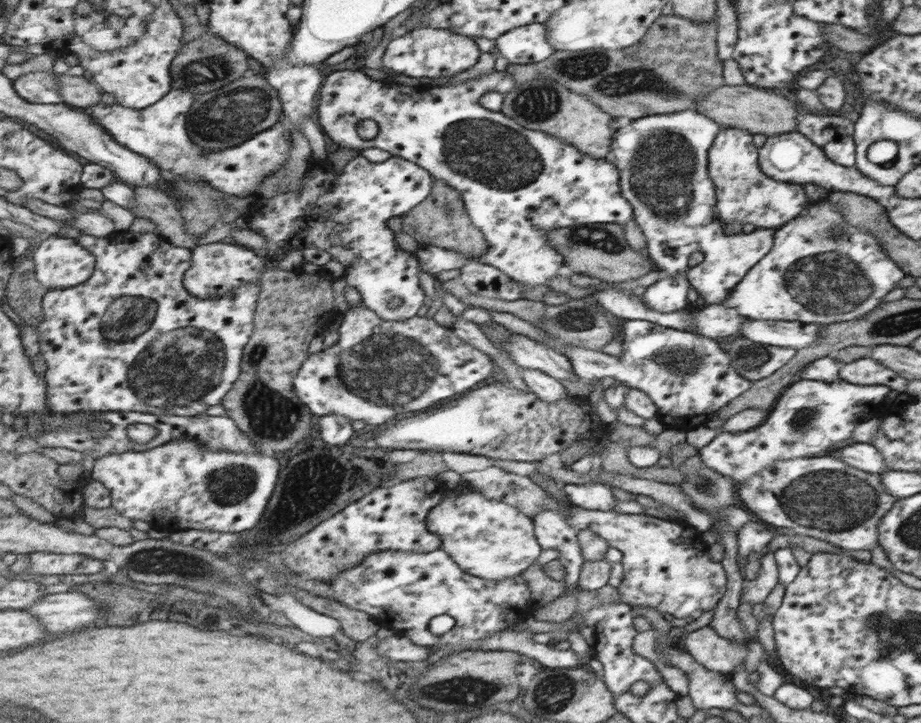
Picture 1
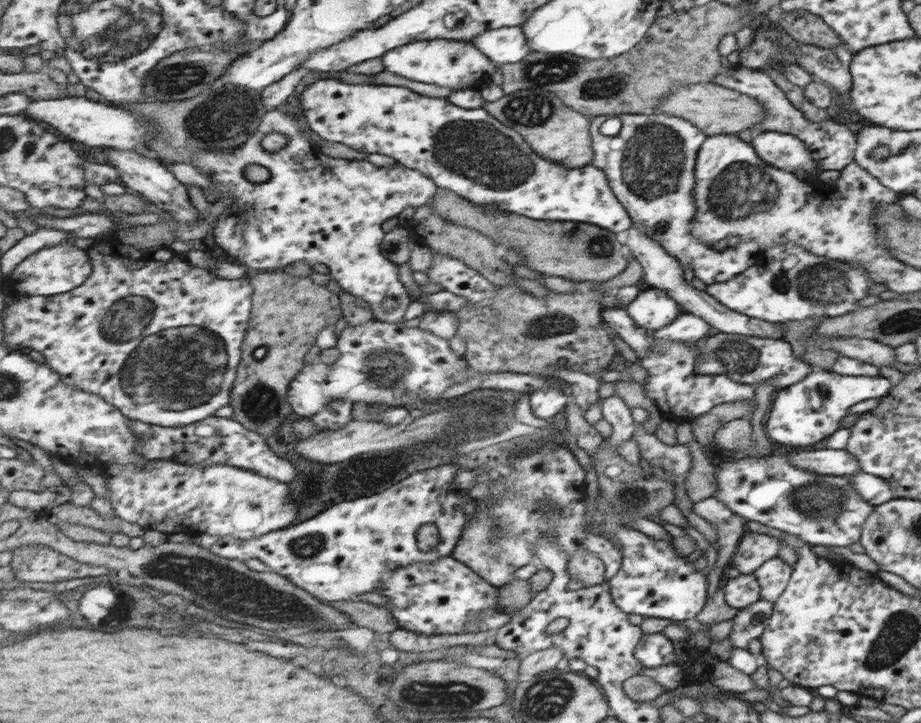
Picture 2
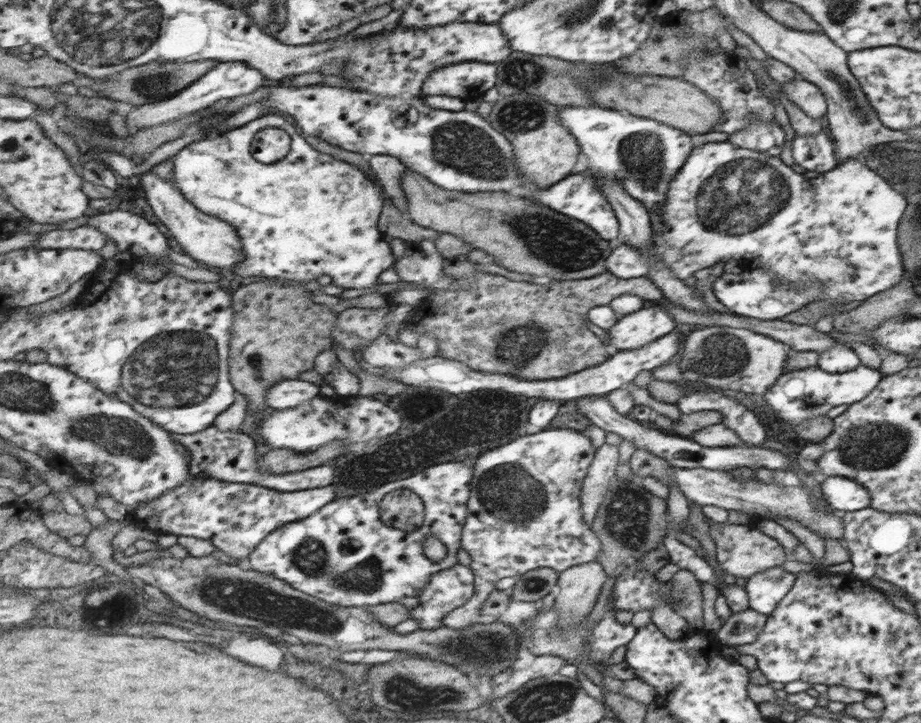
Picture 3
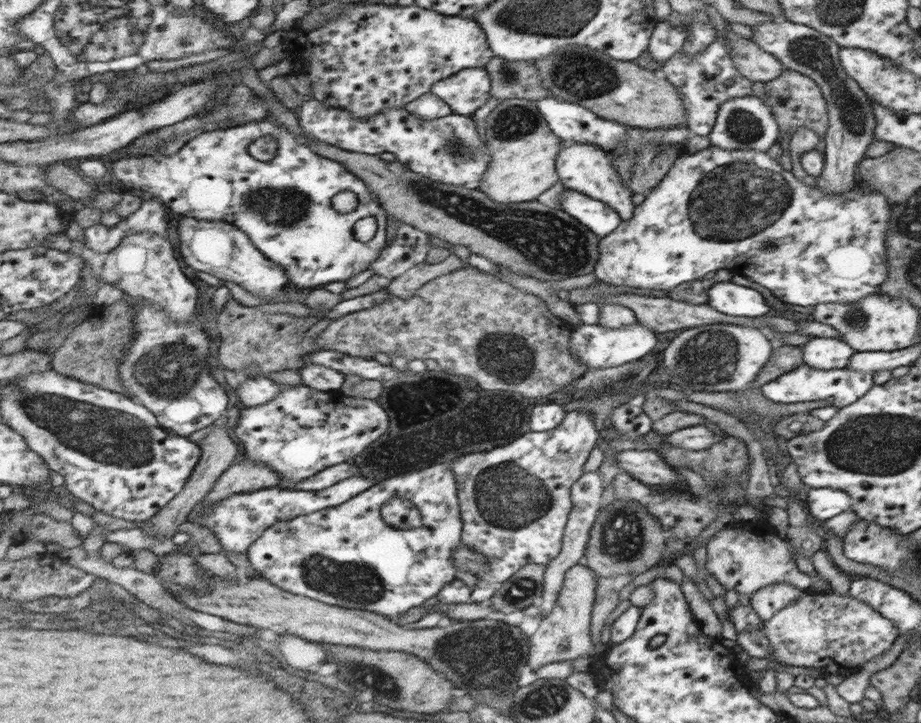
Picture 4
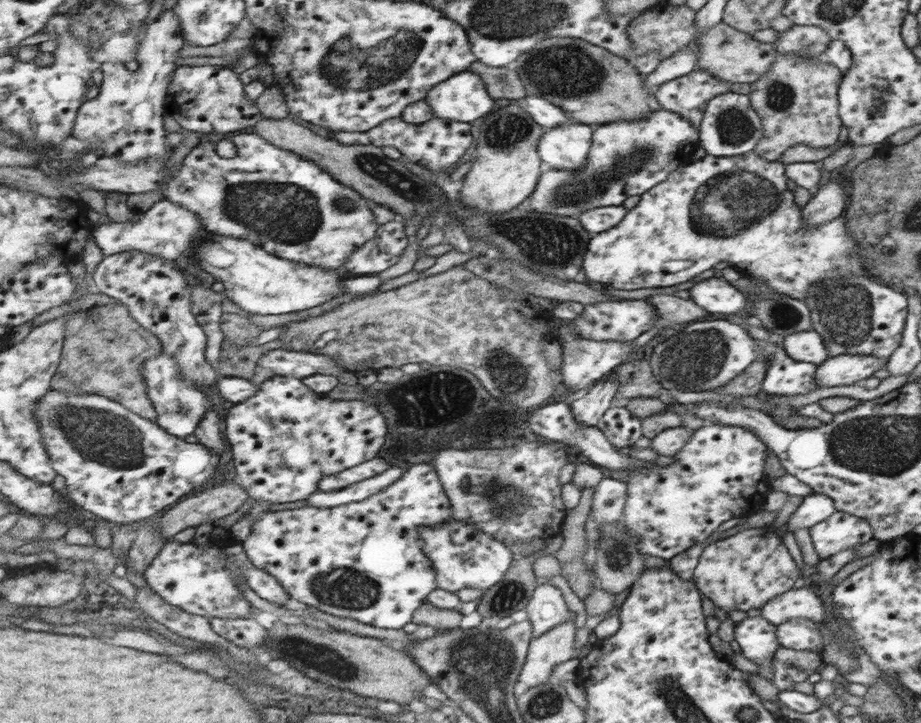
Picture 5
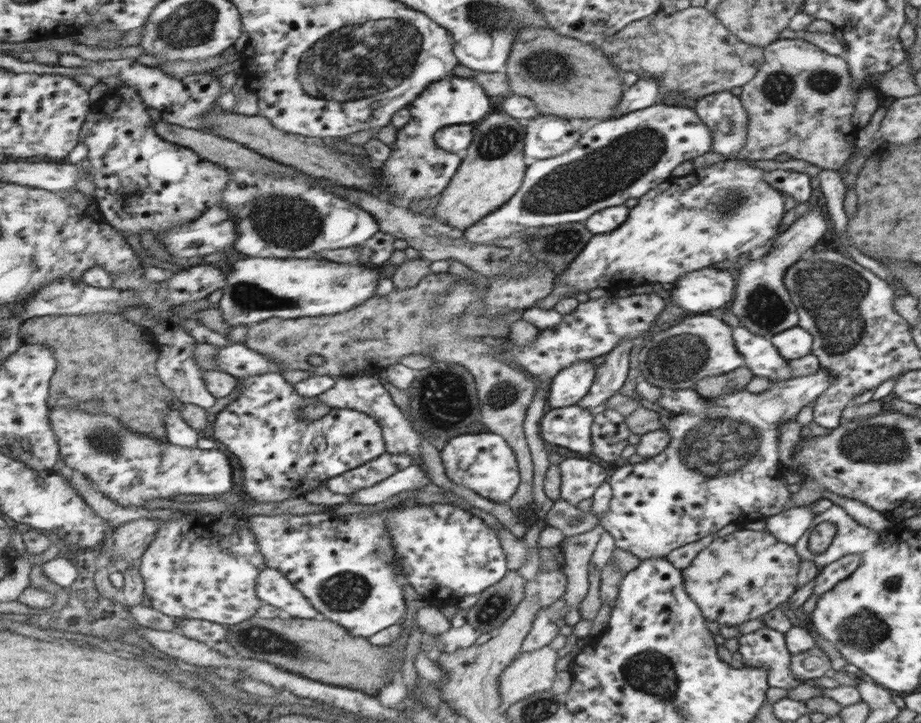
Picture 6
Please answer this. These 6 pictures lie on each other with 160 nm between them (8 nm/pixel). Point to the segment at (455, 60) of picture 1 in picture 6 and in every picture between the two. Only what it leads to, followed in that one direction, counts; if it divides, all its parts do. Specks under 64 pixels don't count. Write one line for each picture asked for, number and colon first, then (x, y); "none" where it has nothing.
2: (456, 64)
3: (469, 79)
4: (468, 90)
5: (464, 97)
6: (417, 168)

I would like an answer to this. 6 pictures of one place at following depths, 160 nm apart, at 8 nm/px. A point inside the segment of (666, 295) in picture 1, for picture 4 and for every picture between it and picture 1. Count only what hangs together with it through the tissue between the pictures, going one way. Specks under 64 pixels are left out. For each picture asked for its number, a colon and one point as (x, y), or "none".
2: (651, 309)
3: (637, 329)
4: (594, 346)

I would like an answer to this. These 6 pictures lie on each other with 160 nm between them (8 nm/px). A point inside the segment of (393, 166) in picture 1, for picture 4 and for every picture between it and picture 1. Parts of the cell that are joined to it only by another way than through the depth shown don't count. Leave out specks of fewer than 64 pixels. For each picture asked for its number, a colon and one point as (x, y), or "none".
2: (313, 208)
3: (309, 215)
4: (285, 205)

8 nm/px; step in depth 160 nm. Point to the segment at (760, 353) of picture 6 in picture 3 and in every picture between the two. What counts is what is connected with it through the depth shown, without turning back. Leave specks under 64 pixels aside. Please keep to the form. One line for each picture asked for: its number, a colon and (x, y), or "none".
3: (806, 394)
4: (840, 387)
5: (784, 376)

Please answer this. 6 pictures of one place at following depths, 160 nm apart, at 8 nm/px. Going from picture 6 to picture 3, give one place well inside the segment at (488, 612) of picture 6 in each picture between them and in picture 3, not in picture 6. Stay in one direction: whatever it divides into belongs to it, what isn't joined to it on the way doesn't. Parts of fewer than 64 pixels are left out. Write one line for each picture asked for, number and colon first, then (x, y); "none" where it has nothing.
3: (532, 586)
4: (526, 587)
5: (513, 593)

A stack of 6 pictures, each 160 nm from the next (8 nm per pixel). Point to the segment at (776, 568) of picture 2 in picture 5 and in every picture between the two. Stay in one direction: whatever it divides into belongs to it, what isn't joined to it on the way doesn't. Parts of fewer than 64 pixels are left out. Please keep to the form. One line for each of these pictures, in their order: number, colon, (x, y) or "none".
3: (765, 589)
4: (766, 601)
5: (803, 603)

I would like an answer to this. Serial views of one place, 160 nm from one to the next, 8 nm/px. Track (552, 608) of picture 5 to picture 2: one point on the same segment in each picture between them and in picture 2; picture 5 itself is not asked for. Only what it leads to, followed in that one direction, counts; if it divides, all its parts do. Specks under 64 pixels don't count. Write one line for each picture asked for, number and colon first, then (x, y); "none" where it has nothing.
2: (614, 411)
3: (592, 490)
4: (586, 492)

